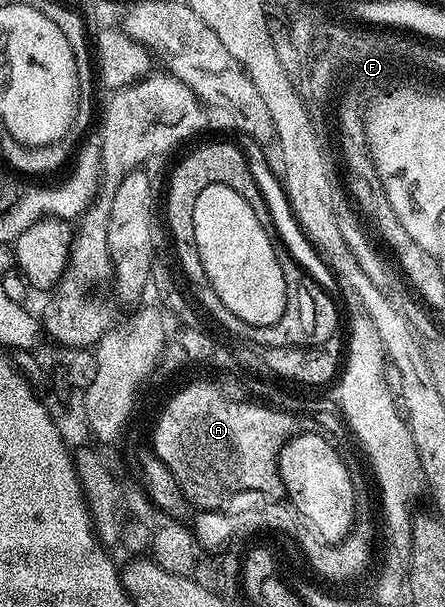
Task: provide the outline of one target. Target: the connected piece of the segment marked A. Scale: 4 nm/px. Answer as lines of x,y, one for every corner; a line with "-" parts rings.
200,383
192,389
185,390
161,418
160,429
151,437
152,452
175,475
175,483
179,483
181,493
186,502
201,511
214,508
213,493
230,495
237,492
263,493
269,499
285,497
285,488
281,482
277,467
277,456
281,448
293,437
300,433
312,433
313,424
306,420
297,420
294,417
285,417
285,414
269,413
269,410
257,409
248,405
232,405
221,397
221,392
215,392
210,384

